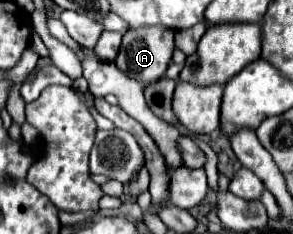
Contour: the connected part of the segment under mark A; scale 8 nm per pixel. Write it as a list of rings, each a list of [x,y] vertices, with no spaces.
[[[163,26],[129,30],[123,36],[121,50],[113,62],[129,78],[149,86],[165,76],[165,70],[171,64],[173,48],[173,30]]]

